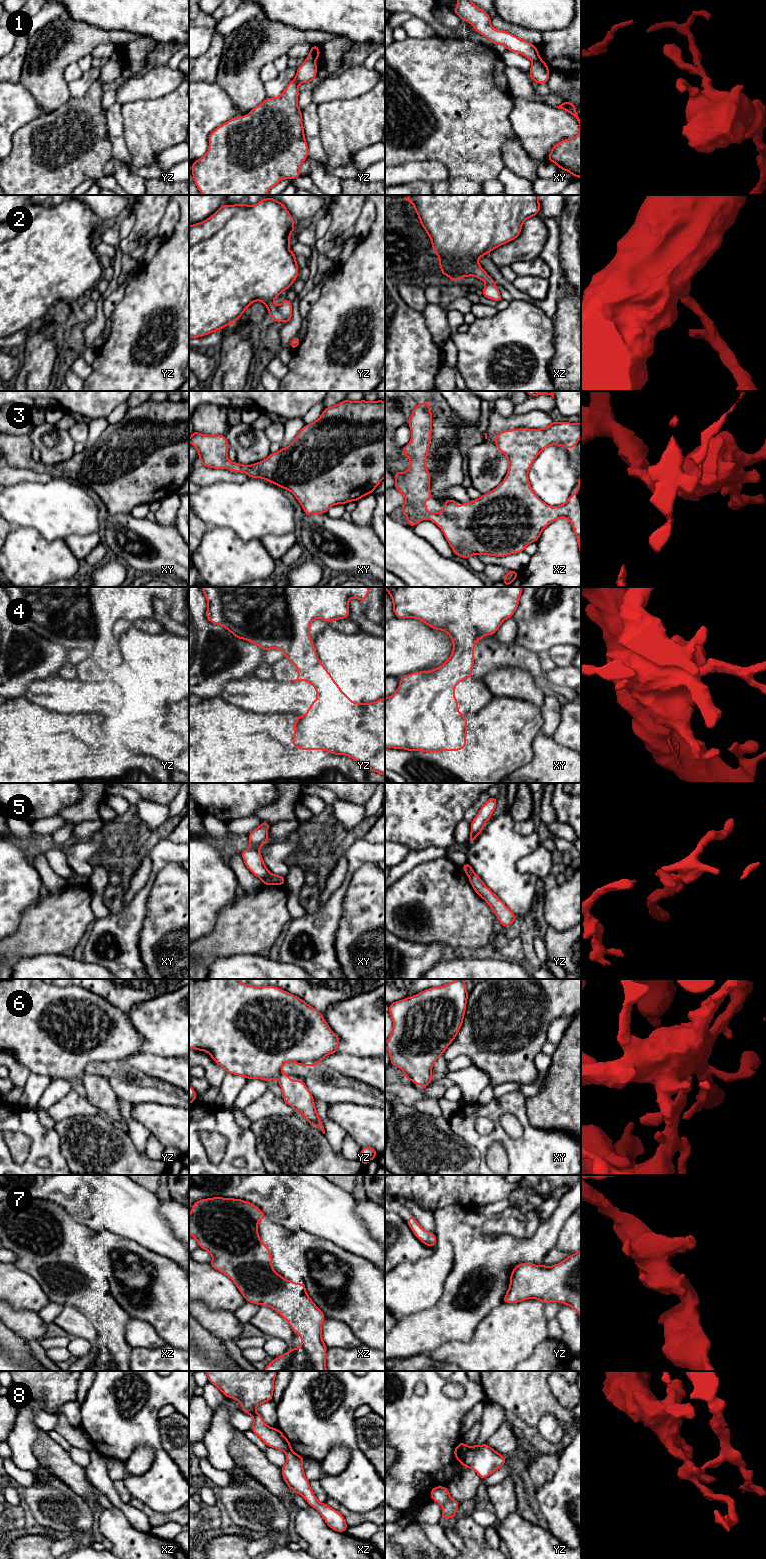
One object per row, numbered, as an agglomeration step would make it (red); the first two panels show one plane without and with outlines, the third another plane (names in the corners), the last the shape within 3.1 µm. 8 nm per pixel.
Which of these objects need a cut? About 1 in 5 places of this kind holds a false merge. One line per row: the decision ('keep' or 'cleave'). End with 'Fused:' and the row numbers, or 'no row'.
1: cleave
2: keep
3: keep
4: keep
5: cleave
6: keep
7: keep
8: cleave
Fused: 1, 5, 8

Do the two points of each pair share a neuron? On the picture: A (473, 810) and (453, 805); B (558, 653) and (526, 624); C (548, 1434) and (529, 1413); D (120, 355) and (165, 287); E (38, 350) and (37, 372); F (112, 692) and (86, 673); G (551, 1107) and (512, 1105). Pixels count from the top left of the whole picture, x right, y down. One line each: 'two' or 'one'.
A: two
B: two
C: two
D: one
E: one
F: two
G: two

